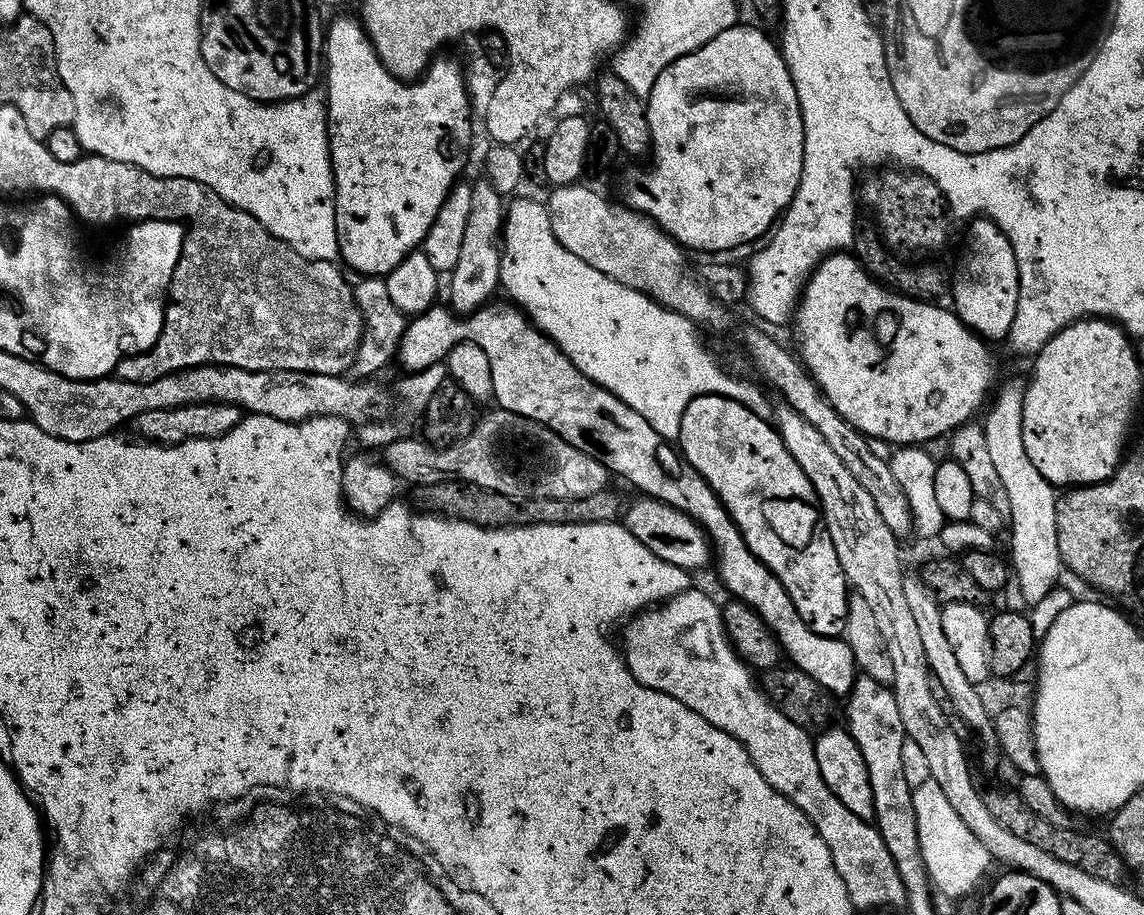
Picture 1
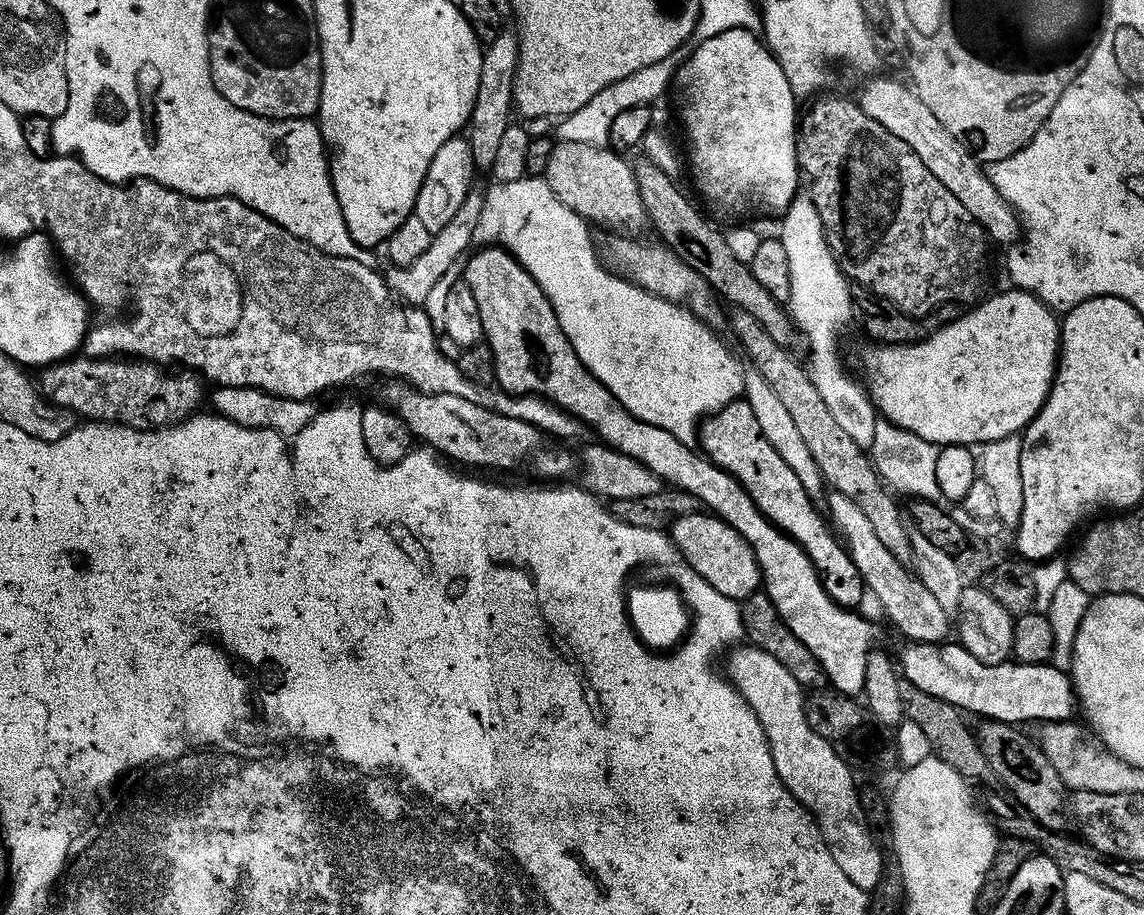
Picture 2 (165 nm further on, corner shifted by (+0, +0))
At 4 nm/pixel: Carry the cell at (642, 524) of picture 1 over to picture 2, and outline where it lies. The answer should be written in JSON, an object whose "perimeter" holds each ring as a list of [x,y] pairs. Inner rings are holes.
{"perimeter":[[[704,510],[691,512],[679,516],[672,523],[670,535],[676,549],[682,554],[682,558],[686,558],[694,574],[706,578],[706,582],[710,582],[710,586],[714,586],[718,594],[726,594],[726,598],[743,602],[750,594],[761,591],[760,567],[754,550],[746,542],[746,538],[742,538],[742,534],[738,534],[738,530],[734,530],[724,520],[719,520]]]}

